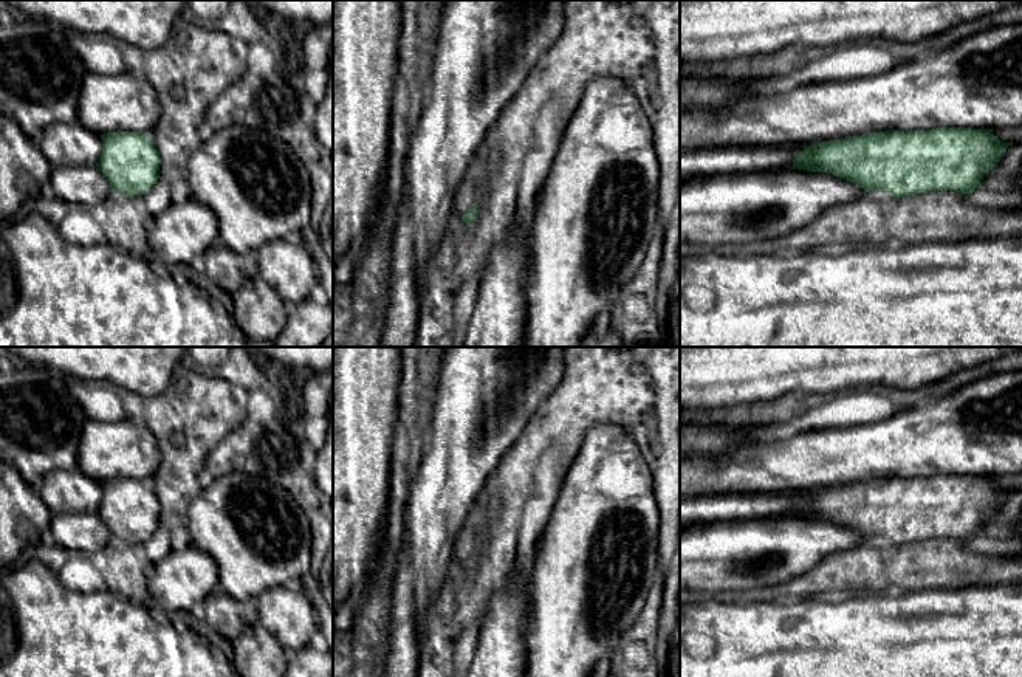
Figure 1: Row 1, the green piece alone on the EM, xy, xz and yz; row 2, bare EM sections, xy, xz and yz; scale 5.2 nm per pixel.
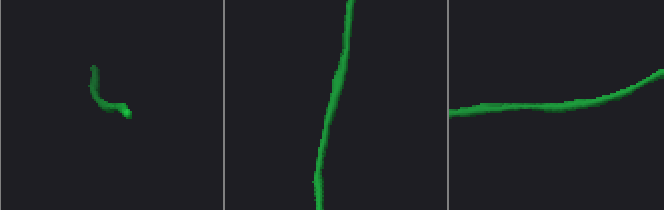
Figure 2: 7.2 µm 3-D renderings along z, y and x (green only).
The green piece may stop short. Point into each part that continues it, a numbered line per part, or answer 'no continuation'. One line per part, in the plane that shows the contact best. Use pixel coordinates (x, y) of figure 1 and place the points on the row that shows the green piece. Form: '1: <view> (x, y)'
no continuation

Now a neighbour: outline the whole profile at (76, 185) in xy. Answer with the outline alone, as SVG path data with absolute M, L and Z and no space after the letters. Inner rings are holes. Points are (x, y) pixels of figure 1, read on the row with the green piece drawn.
M63 166L53 169L46 191L71 206L94 206L107 198L110 189L96 166Z

